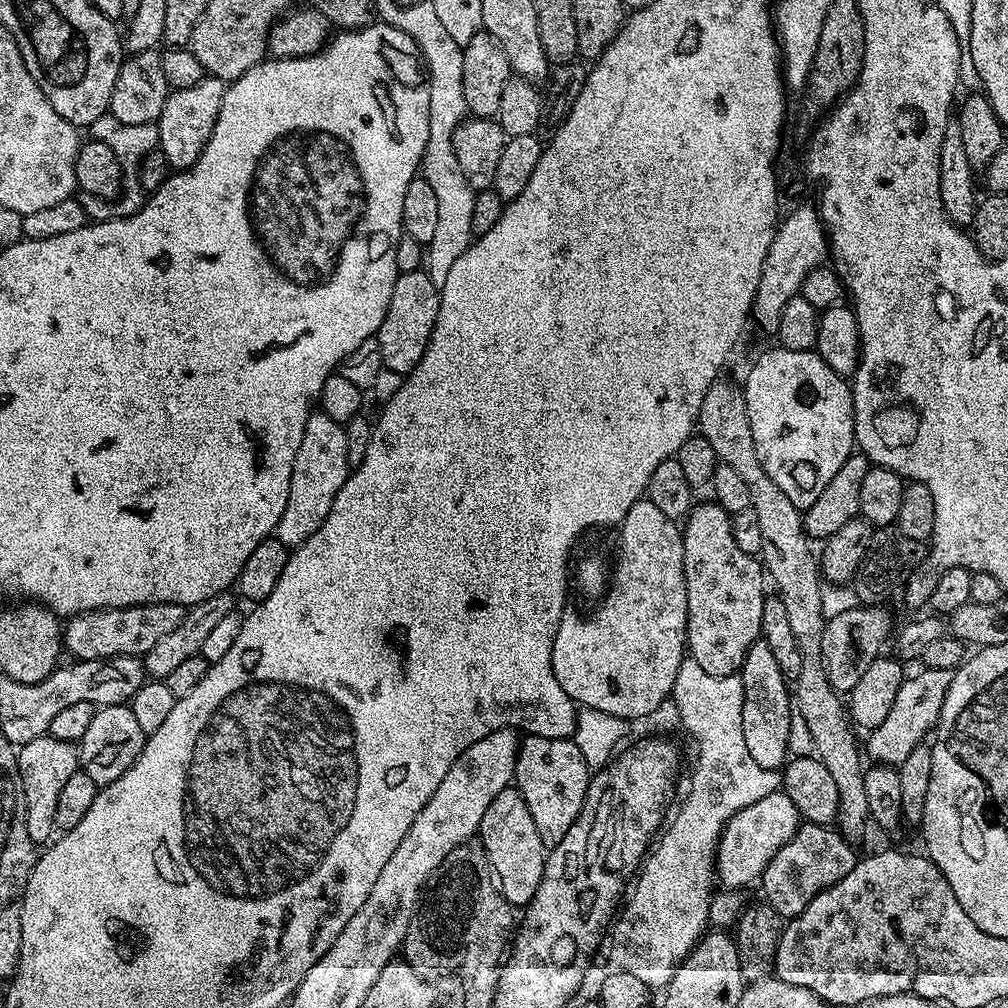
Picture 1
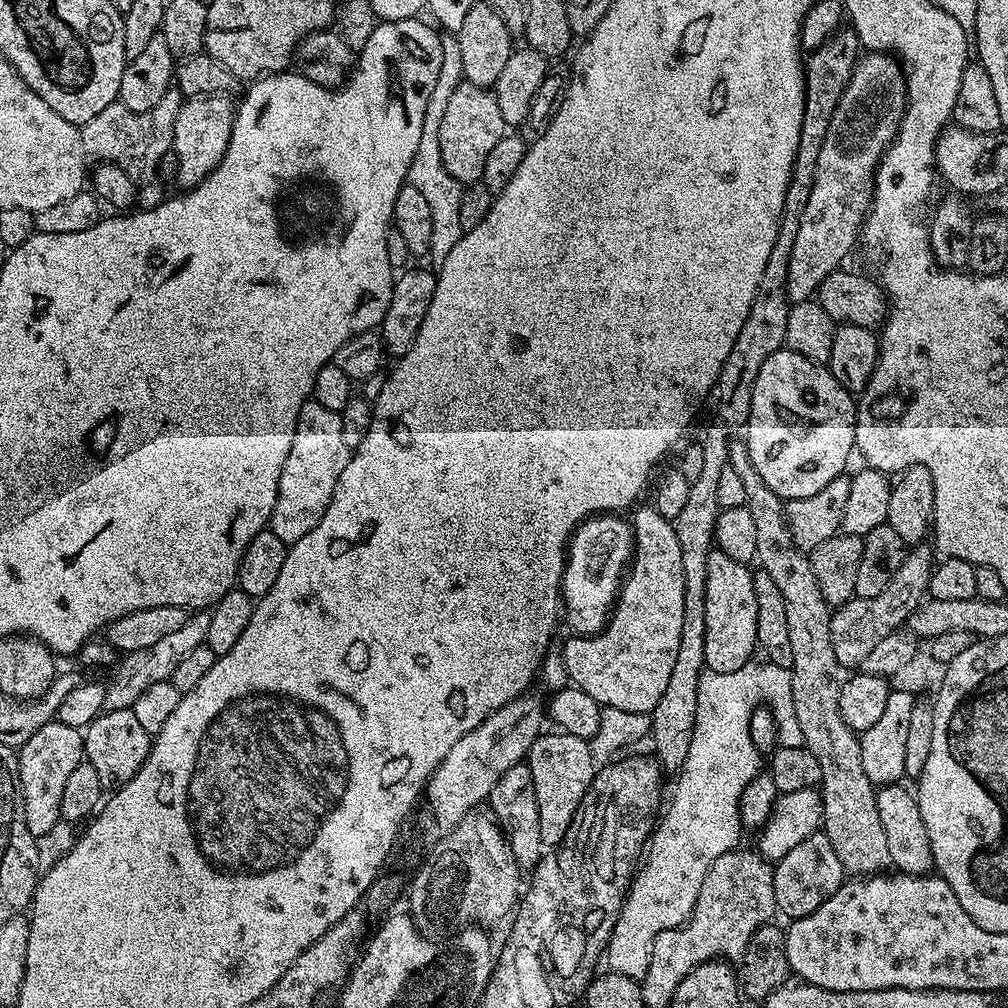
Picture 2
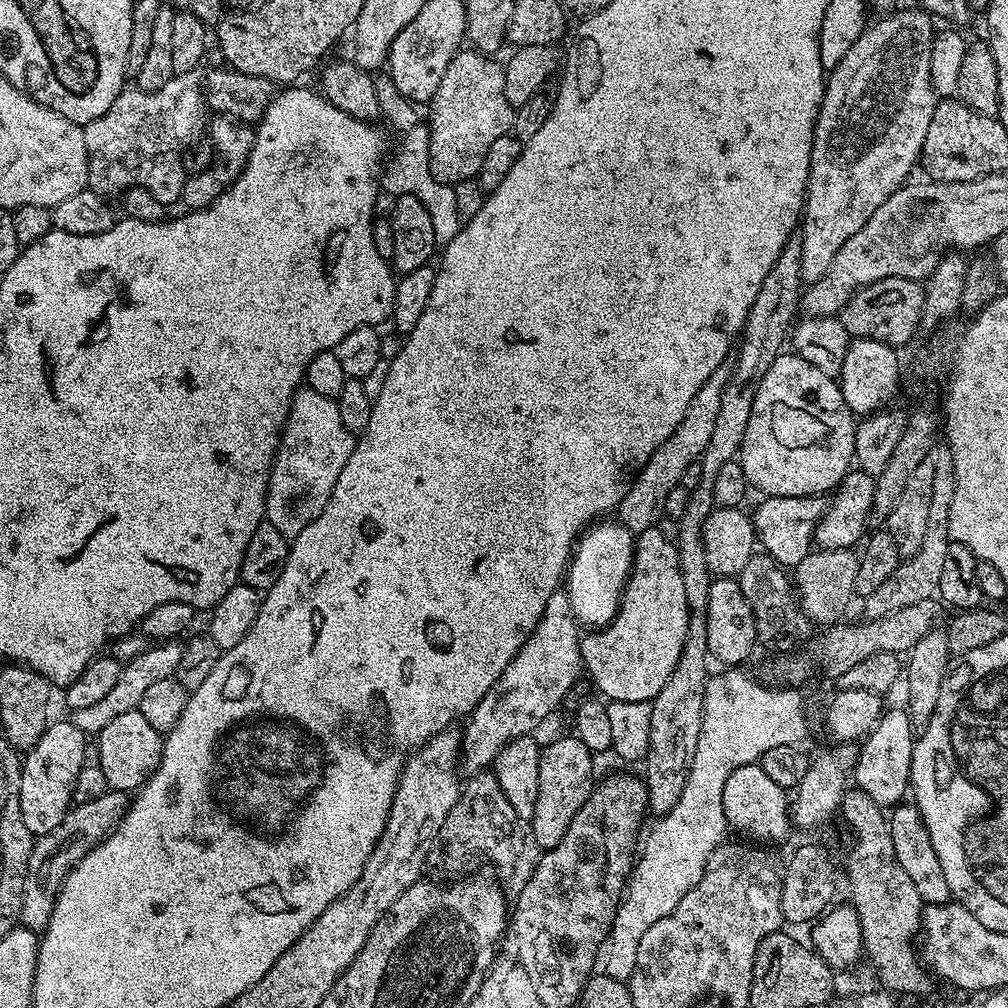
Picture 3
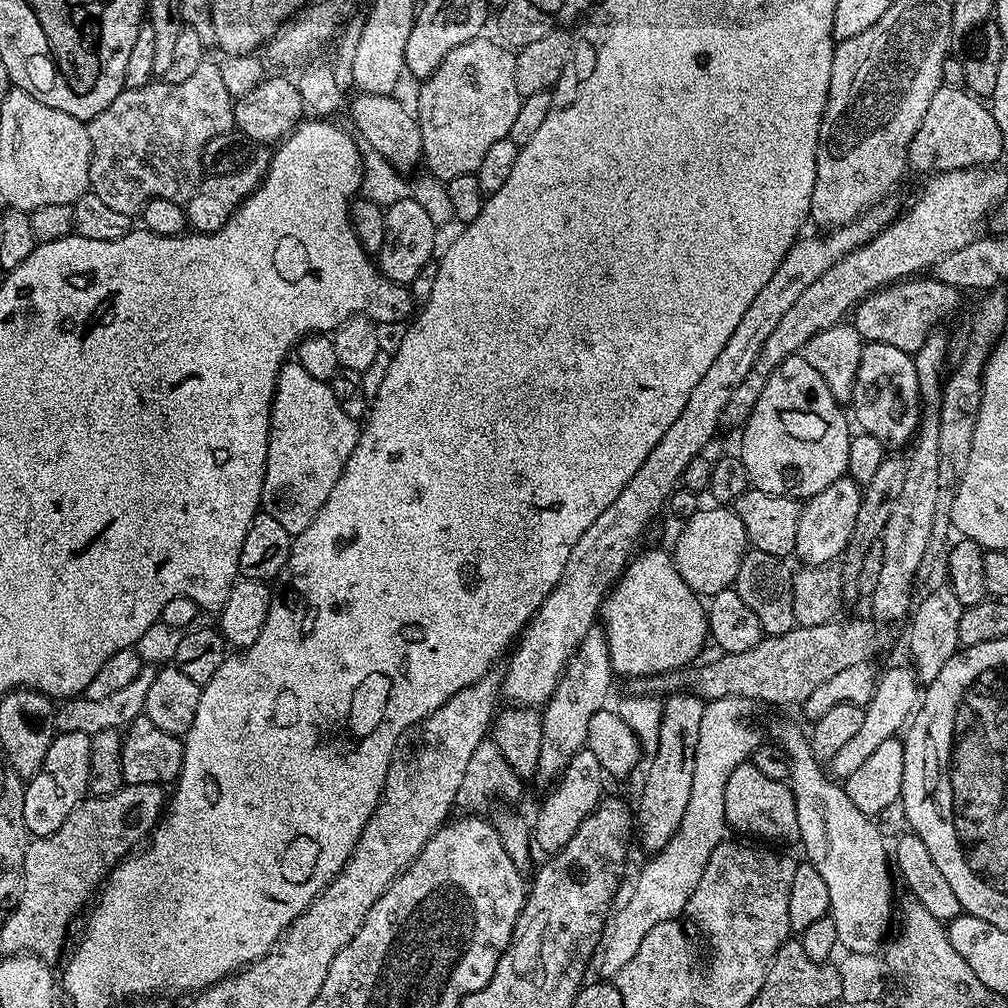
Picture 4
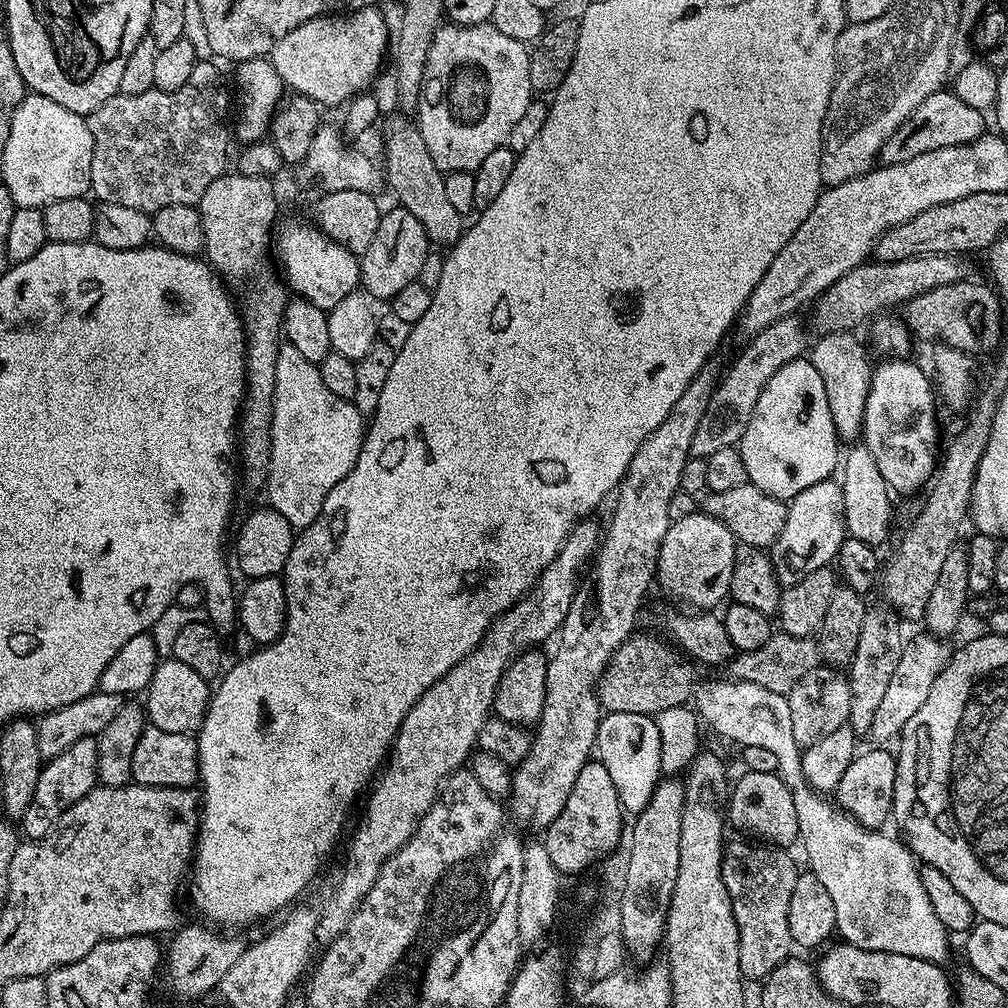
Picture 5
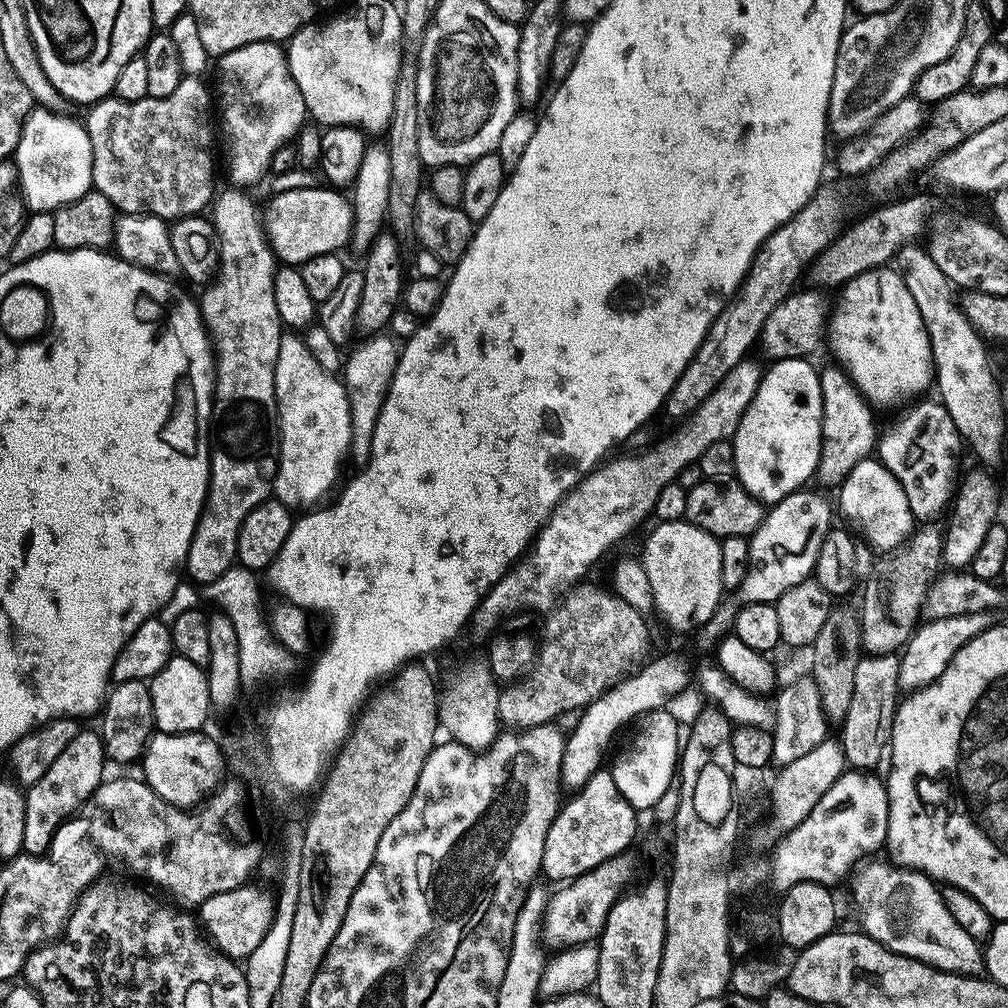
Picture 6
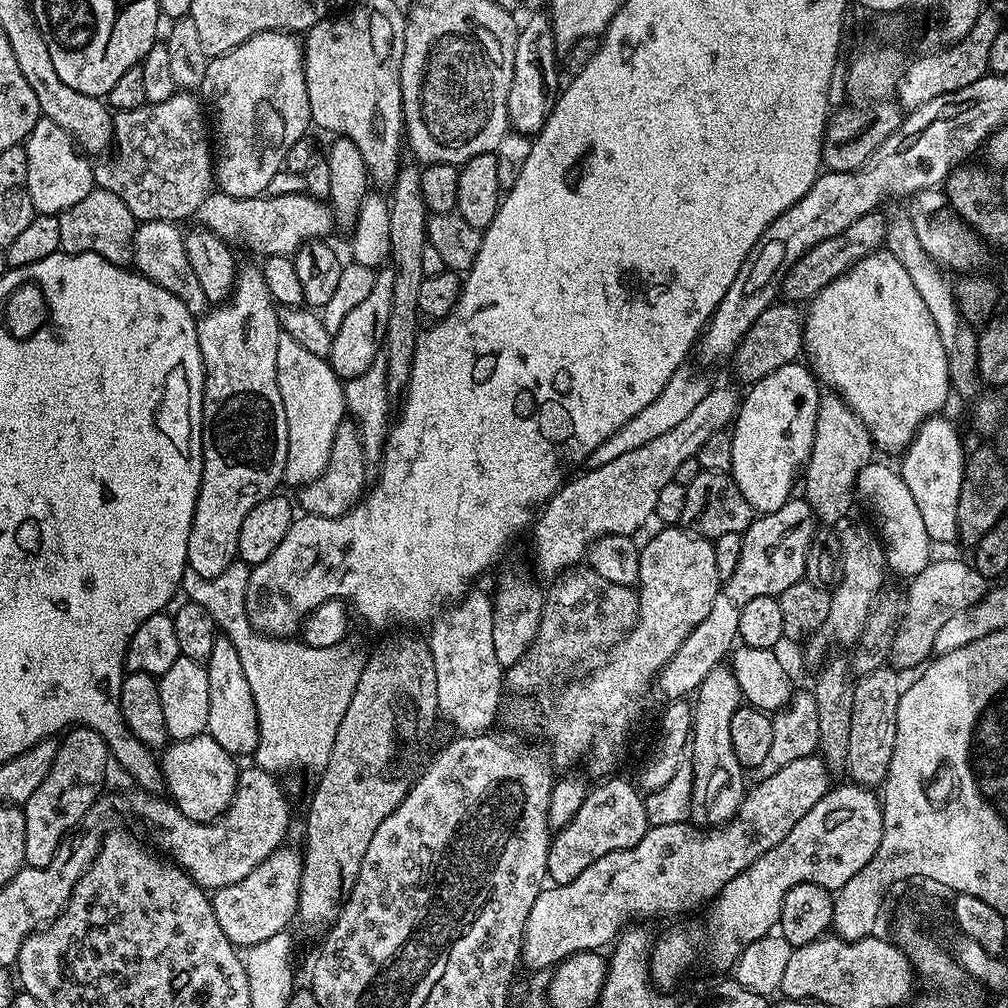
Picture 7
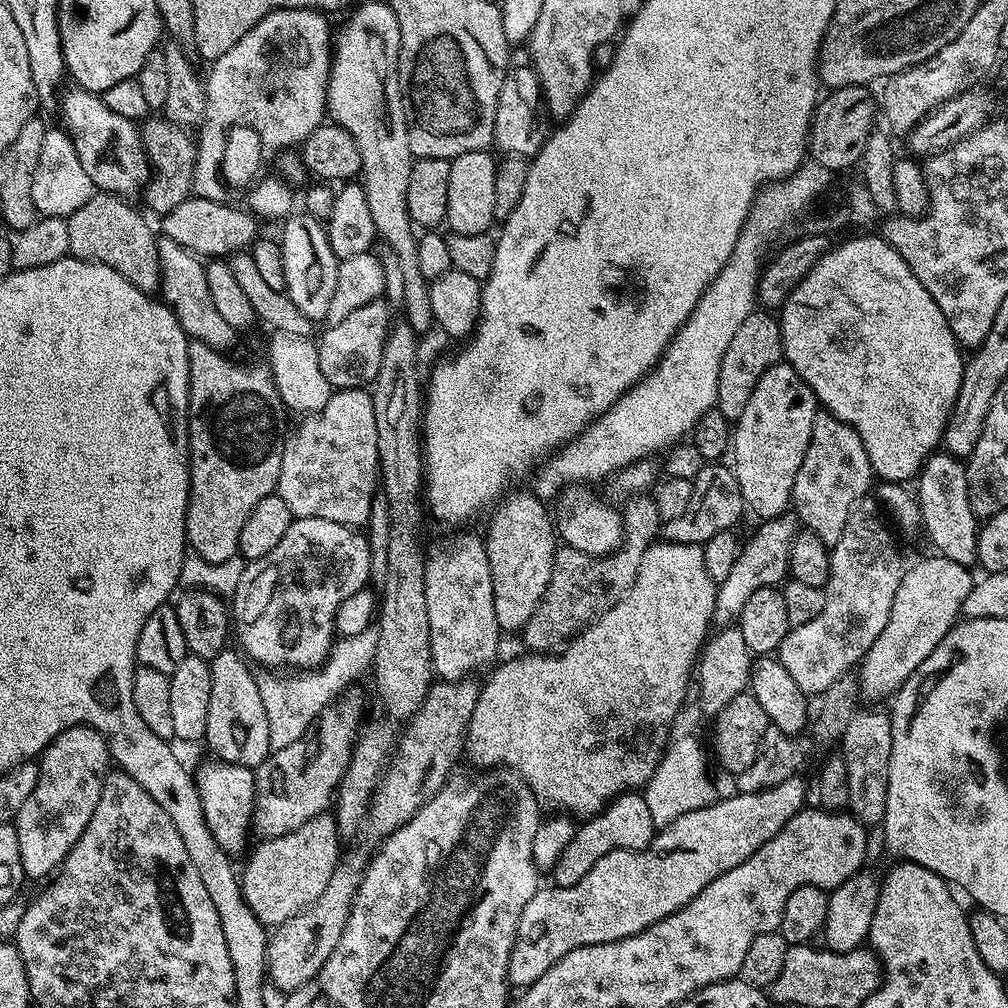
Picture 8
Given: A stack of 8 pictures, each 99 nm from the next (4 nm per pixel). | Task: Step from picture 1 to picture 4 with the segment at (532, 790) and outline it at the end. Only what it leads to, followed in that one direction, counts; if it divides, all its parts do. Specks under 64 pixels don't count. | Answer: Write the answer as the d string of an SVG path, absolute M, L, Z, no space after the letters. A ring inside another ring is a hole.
M587 746L578 754L574 754L574 758L570 758L566 770L551 789L553 792L541 802L536 824L534 820L534 844L539 851L541 848L542 851L548 852L544 854L555 854L564 849L578 826L582 826L584 819L595 810L605 795L604 780L606 781L605 770Z

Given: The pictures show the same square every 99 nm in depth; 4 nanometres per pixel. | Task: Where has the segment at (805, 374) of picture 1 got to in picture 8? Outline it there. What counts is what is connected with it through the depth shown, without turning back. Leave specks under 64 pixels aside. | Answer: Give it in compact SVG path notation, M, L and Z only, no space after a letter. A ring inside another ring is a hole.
M781 362L766 370L762 378L758 378L754 394L750 394L746 410L742 410L742 418L734 421L734 431L730 436L730 457L732 456L733 460L731 463L734 465L736 481L742 490L747 511L760 516L756 518L761 521L774 519L791 505L794 482L798 478L798 470L802 466L802 458L810 442L812 423L817 411L816 395L810 390L810 386L806 386L804 379L787 362Z

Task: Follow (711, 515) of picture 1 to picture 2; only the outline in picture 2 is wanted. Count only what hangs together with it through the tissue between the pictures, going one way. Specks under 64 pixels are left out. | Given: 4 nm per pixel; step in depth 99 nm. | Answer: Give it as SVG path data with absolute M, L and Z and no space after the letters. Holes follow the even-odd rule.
M713 550L706 562L706 646L704 647L704 667L709 672L718 674L731 674L734 670L742 670L753 659L752 651L757 651L756 635L758 634L758 602L754 599L754 572L748 564L738 562L730 558L730 554L719 550Z

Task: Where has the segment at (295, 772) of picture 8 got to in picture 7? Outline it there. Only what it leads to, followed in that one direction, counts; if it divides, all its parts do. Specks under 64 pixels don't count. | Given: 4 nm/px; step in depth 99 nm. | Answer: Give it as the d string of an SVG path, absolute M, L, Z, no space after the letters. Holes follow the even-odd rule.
M241 767L236 774L236 789L232 805L223 816L212 821L211 824L196 824L188 820L186 814L176 809L171 799L163 795L156 796L160 794L153 794L148 790L135 790L136 792L128 792L125 796L118 797L116 808L124 816L133 816L134 819L141 820L145 830L148 831L149 838L152 839L151 847L161 848L161 850L156 849L161 853L169 852L164 854L170 857L171 863L181 868L198 887L215 890L230 886L234 882L242 882L242 878L246 878L246 874L250 874L254 866L258 866L269 854L285 843L284 835L287 834L288 823L292 820L292 808L288 805L288 796L284 793L283 786L276 780L279 779L273 773L261 768Z

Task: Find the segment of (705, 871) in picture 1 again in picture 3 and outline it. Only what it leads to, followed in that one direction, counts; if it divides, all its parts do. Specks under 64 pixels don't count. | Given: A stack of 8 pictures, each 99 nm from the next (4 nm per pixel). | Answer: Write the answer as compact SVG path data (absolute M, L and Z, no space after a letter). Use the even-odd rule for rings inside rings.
M732 666L727 670L720 670L717 674L709 675L706 694L702 702L702 730L698 730L698 750L694 750L694 762L690 762L690 774L686 778L686 786L682 790L682 798L674 802L670 811L663 813L660 820L652 829L647 829L642 840L642 847L638 852L632 875L628 878L621 902L616 907L616 916L612 919L612 925L608 931L608 937L602 942L602 946L596 955L595 975L606 978L618 978L627 982L634 974L634 966L638 962L638 942L642 942L642 934L654 926L654 922L662 922L682 902L682 898L702 878L706 870L706 862L710 854L720 844L725 843L724 836L730 832L726 814L723 813L722 792L726 780L743 764L755 764L759 761L770 746L782 746L783 744L800 744L800 724L804 720L804 712L800 709L800 696L795 687L779 686L780 688L767 688L759 684L752 676L740 672L739 667Z

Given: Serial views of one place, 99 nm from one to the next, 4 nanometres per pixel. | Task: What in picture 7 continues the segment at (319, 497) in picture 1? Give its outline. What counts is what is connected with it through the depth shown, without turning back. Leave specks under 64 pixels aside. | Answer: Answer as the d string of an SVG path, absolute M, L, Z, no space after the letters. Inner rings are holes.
M281 334L278 338L278 390L282 394L282 410L286 410L288 435L283 483L303 486L316 480L322 470L326 470L334 434L338 426L345 423L344 384L327 360L318 358L318 354L310 354L310 350L305 350L301 344L294 342L294 338Z

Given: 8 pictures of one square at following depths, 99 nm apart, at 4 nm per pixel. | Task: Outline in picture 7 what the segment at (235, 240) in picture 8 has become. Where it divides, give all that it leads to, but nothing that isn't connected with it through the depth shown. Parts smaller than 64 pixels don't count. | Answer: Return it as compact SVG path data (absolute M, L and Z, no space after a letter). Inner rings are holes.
M213 190L198 206L195 223L209 228L223 240L245 244L260 258L266 256L292 256L301 251L305 242L316 242L334 228L332 210L323 200L315 200L304 192L269 196L261 194L254 198L234 198L230 194Z

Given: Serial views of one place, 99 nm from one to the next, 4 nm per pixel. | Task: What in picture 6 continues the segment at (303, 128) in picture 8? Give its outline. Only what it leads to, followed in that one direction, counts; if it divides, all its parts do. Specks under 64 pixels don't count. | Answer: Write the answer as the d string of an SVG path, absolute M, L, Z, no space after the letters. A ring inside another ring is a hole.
M277 41L250 42L250 46L242 46L238 50L230 50L219 57L220 92L224 97L218 100L218 116L224 119L222 124L222 140L228 143L228 164L232 169L228 176L233 185L249 186L256 184L264 175L269 175L268 167L272 164L272 155L291 141L306 123L307 107L303 104L302 93L291 77L290 68L285 58L285 49Z

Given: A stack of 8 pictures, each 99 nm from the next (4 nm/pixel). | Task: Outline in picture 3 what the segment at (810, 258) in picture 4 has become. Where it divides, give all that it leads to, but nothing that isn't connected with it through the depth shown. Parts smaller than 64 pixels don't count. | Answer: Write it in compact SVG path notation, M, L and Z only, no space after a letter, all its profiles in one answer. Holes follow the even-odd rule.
M722 366L718 370L714 370L714 374L710 374L710 378L706 378L702 390L698 390L698 394L694 394L690 406L686 406L686 414L682 414L682 422L678 422L674 434L670 434L670 438L666 442L662 442L662 446L658 446L658 450L654 450L654 454L650 454L650 458L644 463L643 468L636 473L627 494L620 499L619 523L627 527L633 534L657 527L661 523L659 520L665 519L664 507L670 490L680 487L680 479L682 473L686 471L686 466L697 463L710 442L718 419L718 409L722 403L722 392L731 373L731 367ZM557 590L550 602L546 602L546 610L538 626L534 626L526 638L522 650L514 654L502 678L494 682L486 698L482 698L472 715L467 717L465 728L462 728L462 768L465 773L491 769L507 744L514 742L514 738L533 735L535 728L567 698L576 679L582 676L581 635L582 628L571 609L567 591Z

